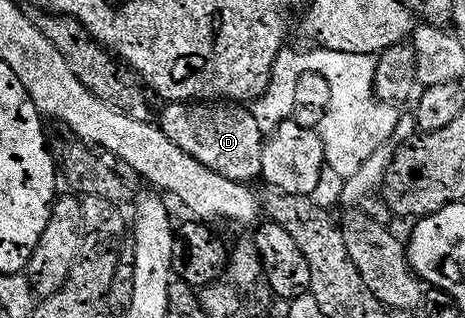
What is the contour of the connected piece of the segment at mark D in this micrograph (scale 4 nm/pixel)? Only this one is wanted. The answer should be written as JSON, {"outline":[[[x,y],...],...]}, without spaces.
{"outline":[[[172,102],[165,107],[161,130],[184,153],[192,155],[208,169],[241,183],[253,183],[262,178],[262,126],[238,104],[187,104]]]}

